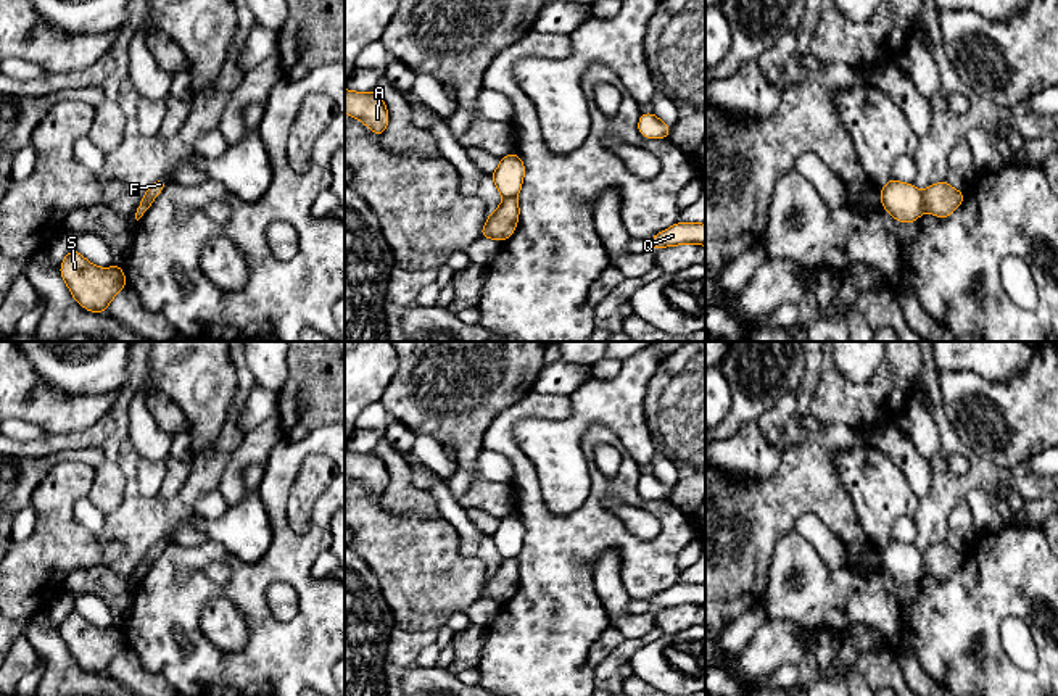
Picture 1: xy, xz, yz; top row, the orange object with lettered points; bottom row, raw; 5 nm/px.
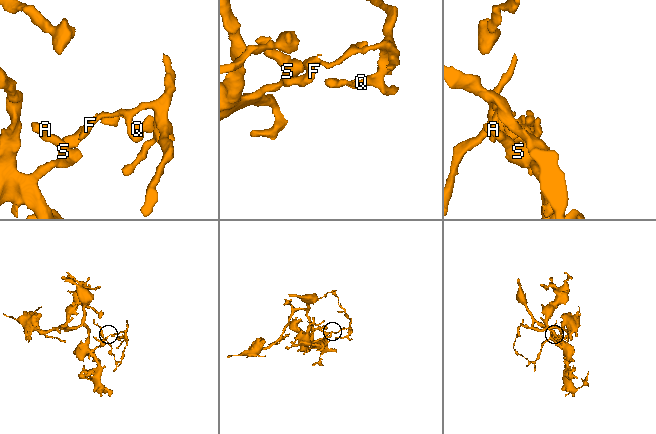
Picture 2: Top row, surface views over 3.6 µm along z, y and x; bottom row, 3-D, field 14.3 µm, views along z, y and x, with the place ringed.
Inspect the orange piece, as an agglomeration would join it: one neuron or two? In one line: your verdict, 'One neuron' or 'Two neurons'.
Two neurons

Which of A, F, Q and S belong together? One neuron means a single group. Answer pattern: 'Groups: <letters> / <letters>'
Groups: A F S / Q

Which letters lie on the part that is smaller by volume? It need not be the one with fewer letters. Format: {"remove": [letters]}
{"remove": ["Q"]}

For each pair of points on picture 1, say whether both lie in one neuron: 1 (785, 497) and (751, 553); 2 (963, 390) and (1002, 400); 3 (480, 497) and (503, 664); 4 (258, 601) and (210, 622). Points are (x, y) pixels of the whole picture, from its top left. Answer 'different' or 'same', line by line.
1: same
2: same
3: different
4: different

